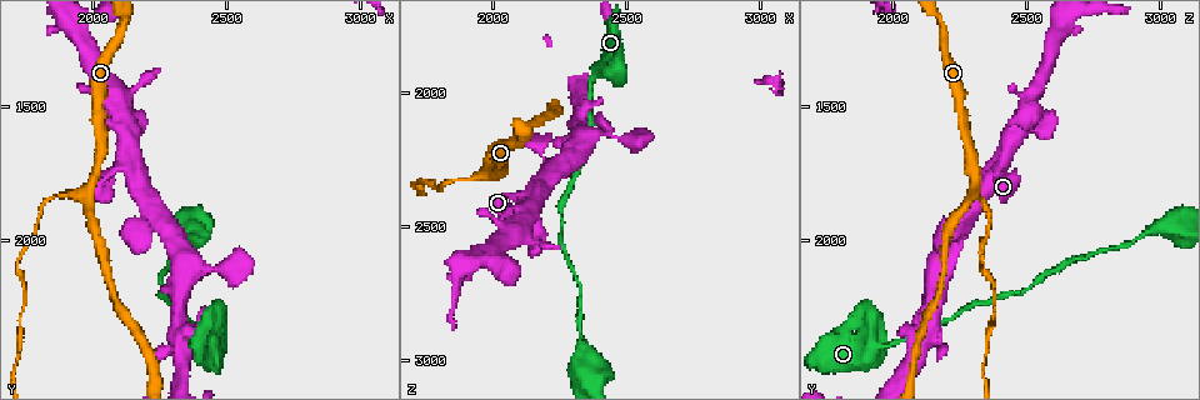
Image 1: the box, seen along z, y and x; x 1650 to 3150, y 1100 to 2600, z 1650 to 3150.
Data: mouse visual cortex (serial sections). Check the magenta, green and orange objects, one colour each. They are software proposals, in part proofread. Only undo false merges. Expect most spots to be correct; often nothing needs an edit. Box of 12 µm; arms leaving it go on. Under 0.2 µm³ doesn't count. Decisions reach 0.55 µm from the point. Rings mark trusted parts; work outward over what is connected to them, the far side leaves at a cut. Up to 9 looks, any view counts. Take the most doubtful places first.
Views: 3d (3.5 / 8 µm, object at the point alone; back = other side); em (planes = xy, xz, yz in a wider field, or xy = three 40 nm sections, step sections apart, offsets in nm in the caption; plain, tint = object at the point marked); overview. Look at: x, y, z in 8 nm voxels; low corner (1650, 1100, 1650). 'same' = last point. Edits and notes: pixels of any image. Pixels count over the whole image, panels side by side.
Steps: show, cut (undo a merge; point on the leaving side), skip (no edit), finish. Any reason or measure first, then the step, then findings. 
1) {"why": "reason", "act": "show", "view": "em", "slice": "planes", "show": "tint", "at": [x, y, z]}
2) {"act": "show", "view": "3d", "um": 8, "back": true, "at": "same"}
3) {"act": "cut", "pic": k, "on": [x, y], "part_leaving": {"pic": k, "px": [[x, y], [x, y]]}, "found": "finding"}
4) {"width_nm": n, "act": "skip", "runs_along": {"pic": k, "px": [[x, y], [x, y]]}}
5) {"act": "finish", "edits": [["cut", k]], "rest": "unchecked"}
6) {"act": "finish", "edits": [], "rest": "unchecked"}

{"why": "sudden change in width", "act": "show", "view": "3d", "um": 3.5, "at": [2370, 2400, 1970]}

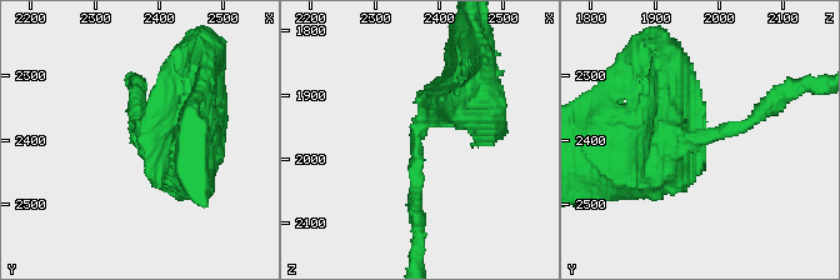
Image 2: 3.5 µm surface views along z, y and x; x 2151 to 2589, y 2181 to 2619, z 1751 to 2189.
{"arm_widths_nm": [200, 700], "act": "show", "view": "em", "slice": "xy", "step": 1, "show": "tint", "at": [2370, 2400, 1965]}

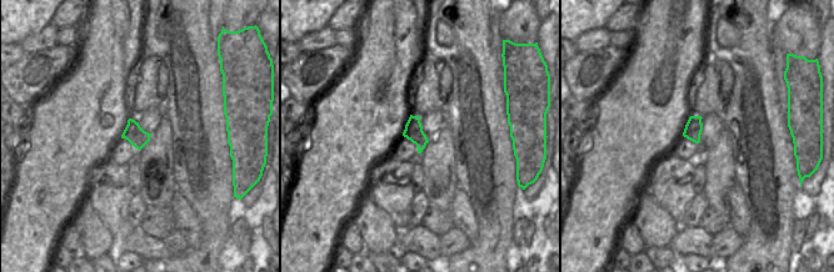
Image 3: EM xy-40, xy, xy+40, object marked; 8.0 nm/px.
{"why": "cut it another way", "act": "show", "view": "em", "slice": "xy", "step": 5, "show": "tint", "at": "same"}

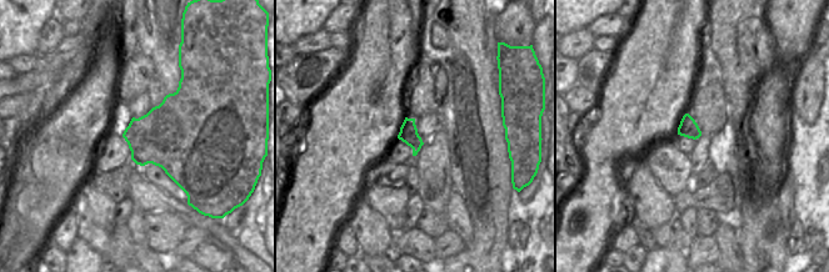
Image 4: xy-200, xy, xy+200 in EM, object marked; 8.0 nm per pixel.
{"act": "skip", "runs_along": {"pic": 2, "px": [[646, 161], [669, 139], [733, 131], [769, 104]]}, "found": "all the same cell"}

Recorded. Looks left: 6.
{"why": "three-way junction", "act": "show", "view": "3d", "um": 8, "at": [1990, 1810, 2320]}

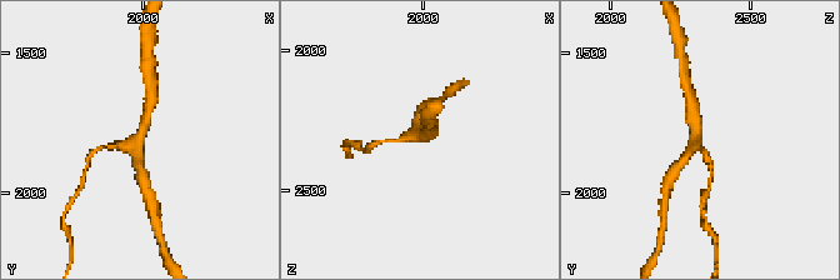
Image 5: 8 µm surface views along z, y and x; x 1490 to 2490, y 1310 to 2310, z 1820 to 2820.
{"why": "closer look", "act": "show", "view": "3d", "um": 3.5, "at": [1980, 1810, 2300]}

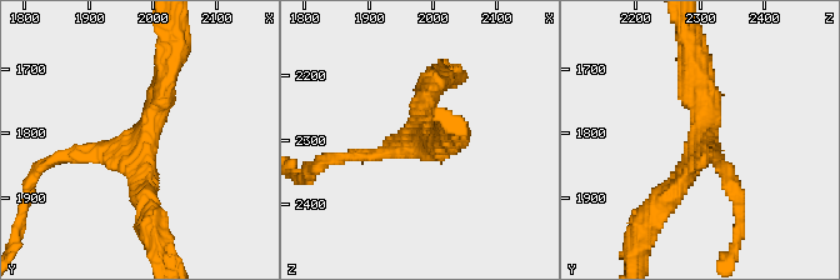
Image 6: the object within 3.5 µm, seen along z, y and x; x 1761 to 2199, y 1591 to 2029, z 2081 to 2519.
{"why": "now the EM", "act": "show", "view": "em", "slice": "xy", "step": 1, "show": "tint", "at": [1975, 1810, 2310]}

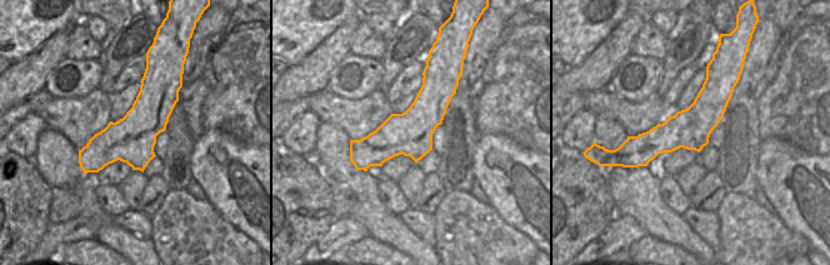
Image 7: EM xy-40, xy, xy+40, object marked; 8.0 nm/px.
{"act": "skip", "runs_along": {"pic": 7, "px": [[733, 80], [683, 130], [628, 145]]}, "found": "continuous, no second cell"}

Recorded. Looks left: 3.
{"why": "thick turns thin", "act": "show", "view": "3d", "um": 3.5, "at": [2310, 1960, 3010]}

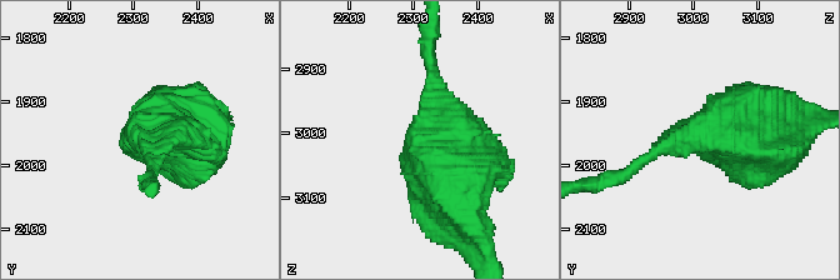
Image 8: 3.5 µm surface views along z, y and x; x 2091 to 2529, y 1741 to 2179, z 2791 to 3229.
{"act": "skip", "runs_along": {"pic": 8, "px": [[628, 175], [656, 151], [759, 114]]}, "found": "continuous, no second cell"}

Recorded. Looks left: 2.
{"why": "three-way junction", "act": "show", "view": "3d", "um": 3.5, "at": [2220, 1920, 2270]}

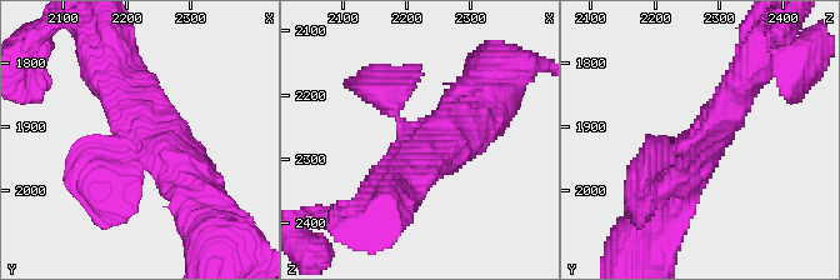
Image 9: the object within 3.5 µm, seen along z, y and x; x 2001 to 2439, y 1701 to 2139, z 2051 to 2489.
{"act": "show", "view": "em", "slice": "xy", "step": 1, "show": "tint", "at": [2230, 1915, 2270]}

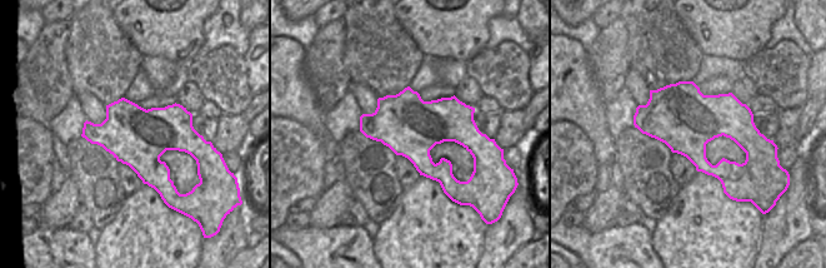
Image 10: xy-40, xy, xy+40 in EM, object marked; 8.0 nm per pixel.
{"act": "skip", "runs_along": {"pic": 9, "px": [[115, 78], [141, 135], [203, 193]]}, "found": "all the same cell"}

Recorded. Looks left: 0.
{"act": "finish", "edits": [], "rest": "unchecked"}

